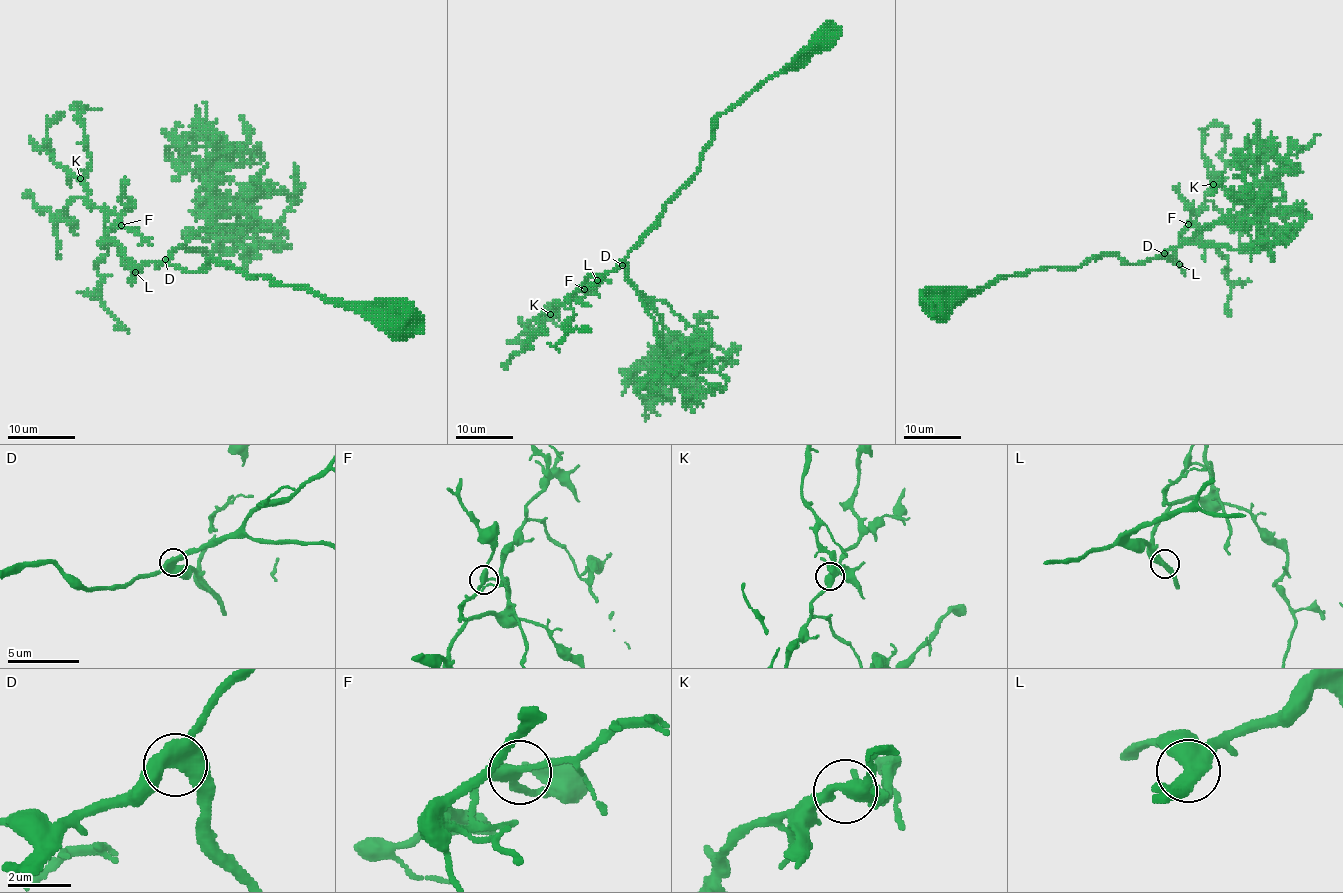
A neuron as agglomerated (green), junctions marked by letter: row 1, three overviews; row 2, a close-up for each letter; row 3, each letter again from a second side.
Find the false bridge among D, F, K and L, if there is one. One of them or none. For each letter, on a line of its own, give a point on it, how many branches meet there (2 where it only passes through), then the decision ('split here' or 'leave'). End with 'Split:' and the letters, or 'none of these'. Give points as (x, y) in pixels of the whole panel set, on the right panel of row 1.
D: at (1164, 253); 3 branches meet; leave
F: at (1188, 224); 3 branches meet; leave
K: at (1213, 184); 3 branches meet; leave
L: at (1179, 264); 3 branches meet; leave
Split: none of these

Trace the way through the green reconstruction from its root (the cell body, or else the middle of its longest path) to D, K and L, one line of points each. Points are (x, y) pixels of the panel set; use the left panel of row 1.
D: (400, 329), (212, 259), (199, 271), (182, 271), (165, 259)
K: (400, 329), (212, 259), (199, 271), (136, 266), (104, 240), (105, 215), (80, 178)
L: (400, 329), (212, 259), (199, 271), (146, 262), (136, 273)

